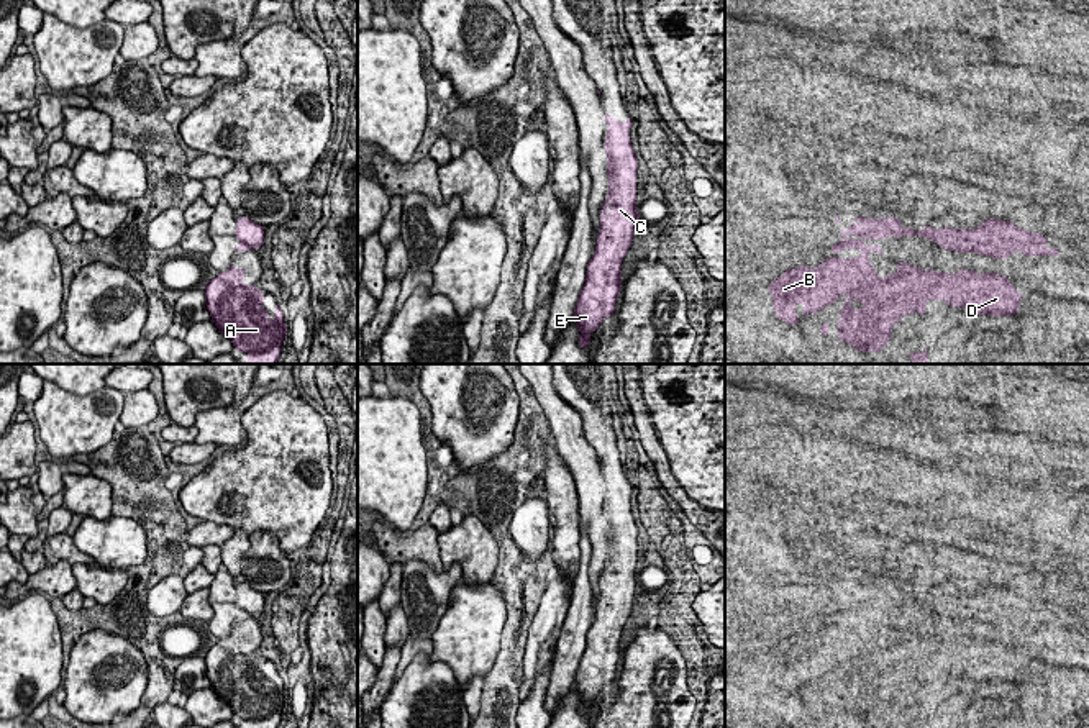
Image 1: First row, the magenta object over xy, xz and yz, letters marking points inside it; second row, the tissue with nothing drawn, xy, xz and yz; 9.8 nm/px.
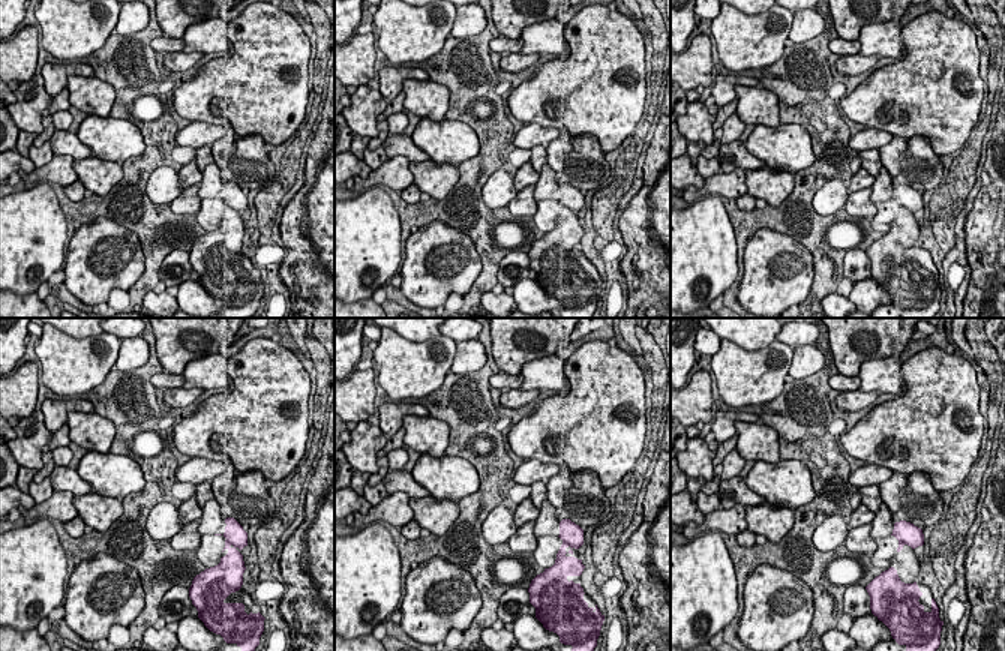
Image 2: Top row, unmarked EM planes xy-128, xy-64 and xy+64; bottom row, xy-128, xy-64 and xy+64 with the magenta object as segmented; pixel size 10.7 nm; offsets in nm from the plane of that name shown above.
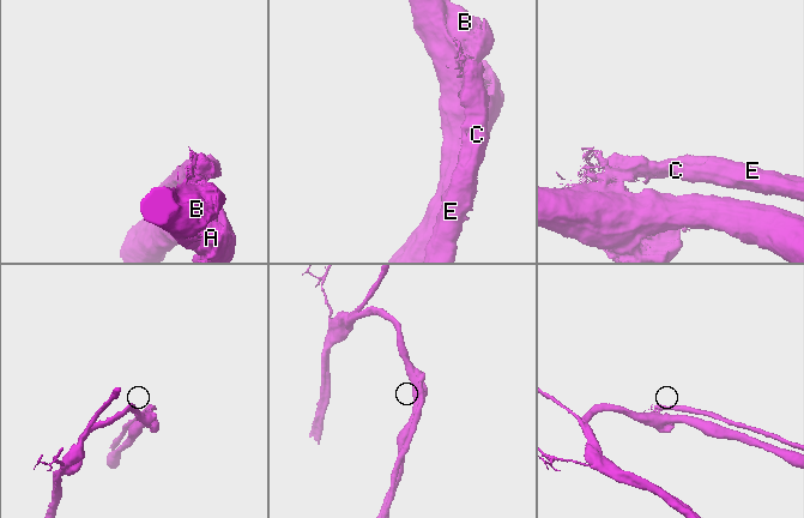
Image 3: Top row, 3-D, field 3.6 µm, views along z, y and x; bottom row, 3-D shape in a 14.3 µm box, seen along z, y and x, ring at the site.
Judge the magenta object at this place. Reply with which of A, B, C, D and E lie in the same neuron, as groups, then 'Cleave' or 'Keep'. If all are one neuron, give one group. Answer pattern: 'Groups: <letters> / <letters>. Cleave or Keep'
Groups: A B D / C E. Cleave

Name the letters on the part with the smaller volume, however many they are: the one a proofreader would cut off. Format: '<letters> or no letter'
C, E

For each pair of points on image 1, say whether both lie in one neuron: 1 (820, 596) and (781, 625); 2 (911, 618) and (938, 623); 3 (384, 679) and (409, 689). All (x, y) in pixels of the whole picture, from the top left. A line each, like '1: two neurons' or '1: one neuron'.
1: one neuron
2: one neuron
3: two neurons

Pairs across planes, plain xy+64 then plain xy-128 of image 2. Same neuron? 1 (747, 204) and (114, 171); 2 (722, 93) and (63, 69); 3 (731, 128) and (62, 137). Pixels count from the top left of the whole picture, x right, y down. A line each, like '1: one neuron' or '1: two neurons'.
1: one neuron
2: one neuron
3: two neurons

